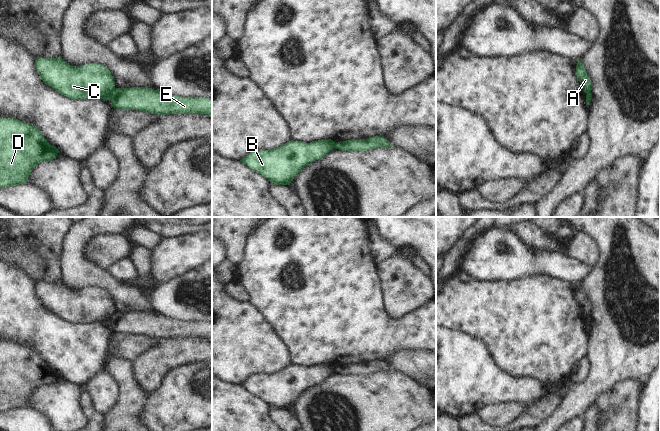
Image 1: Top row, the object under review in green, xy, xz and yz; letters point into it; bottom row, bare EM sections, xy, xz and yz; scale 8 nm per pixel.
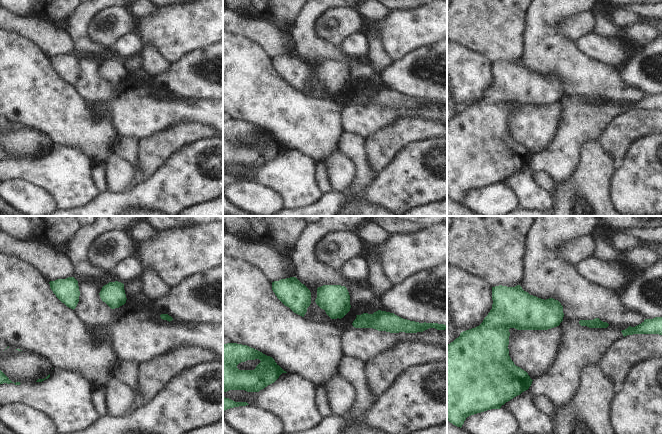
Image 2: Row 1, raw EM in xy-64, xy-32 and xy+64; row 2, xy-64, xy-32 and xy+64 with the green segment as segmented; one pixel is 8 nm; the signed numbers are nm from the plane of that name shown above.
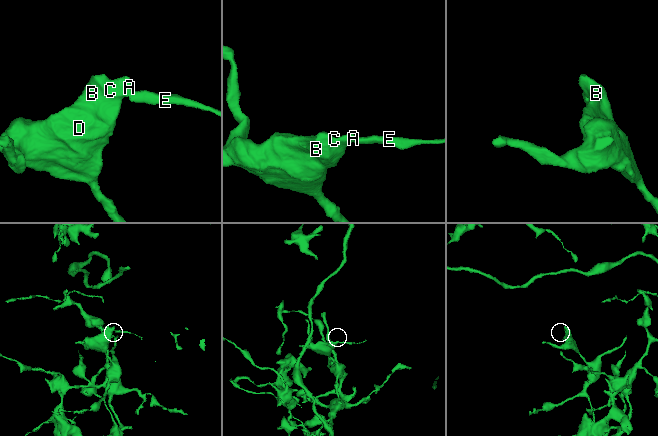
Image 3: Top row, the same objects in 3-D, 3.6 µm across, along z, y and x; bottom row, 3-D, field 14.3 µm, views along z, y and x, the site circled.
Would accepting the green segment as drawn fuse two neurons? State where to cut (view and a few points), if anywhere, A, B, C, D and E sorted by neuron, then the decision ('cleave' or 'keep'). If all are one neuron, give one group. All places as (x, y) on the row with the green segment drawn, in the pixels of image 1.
cut in xy along (115, 88), (109, 98); A B C D / E; cleave

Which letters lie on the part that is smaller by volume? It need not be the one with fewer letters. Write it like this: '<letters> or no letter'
E

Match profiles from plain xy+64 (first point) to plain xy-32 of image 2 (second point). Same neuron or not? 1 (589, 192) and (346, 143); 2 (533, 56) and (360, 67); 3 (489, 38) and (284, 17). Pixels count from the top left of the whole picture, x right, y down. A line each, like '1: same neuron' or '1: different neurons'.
1: same neuron
2: same neuron
3: same neuron

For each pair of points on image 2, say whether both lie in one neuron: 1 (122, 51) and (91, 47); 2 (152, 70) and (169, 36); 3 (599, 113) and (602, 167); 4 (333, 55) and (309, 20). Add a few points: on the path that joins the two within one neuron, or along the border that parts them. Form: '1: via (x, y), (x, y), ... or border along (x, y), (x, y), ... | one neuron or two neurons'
1: border along (111, 50), (117, 56) | two neurons
2: border along (143, 47), (152, 45), (170, 63) | two neurons
3: border along (596, 140), (586, 142), (581, 147), (579, 156) | two neurons
4: via (323, 49), (309, 35), (309, 30) | one neuron

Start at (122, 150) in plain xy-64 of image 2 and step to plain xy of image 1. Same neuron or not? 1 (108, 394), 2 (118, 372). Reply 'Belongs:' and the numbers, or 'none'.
Belongs: 2

